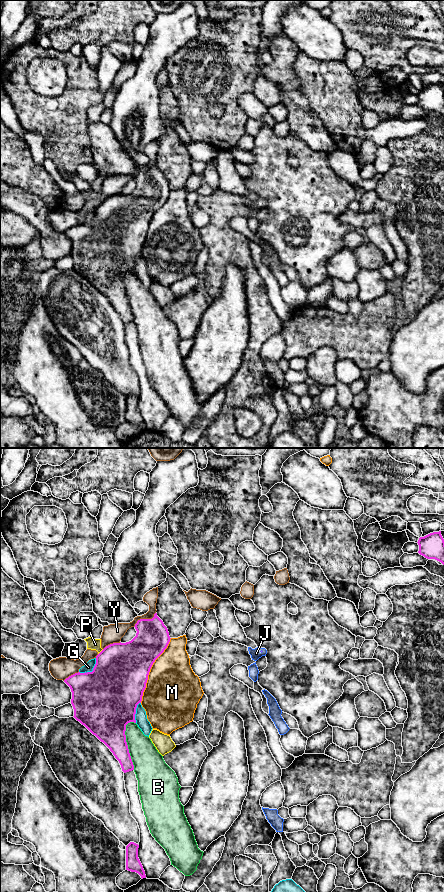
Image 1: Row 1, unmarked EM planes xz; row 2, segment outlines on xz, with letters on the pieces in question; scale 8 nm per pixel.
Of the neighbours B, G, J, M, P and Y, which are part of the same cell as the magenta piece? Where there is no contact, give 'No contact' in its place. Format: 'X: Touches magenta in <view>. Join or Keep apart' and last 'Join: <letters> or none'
B: Touches magenta in xz. Keep apart
G: Touches magenta in xz. Keep apart
J: No contact. Join
M: Touches magenta in xz. Keep apart
P: Touches magenta in xz. Keep apart
Y: Touches magenta in xz. Keep apart
Join: J

